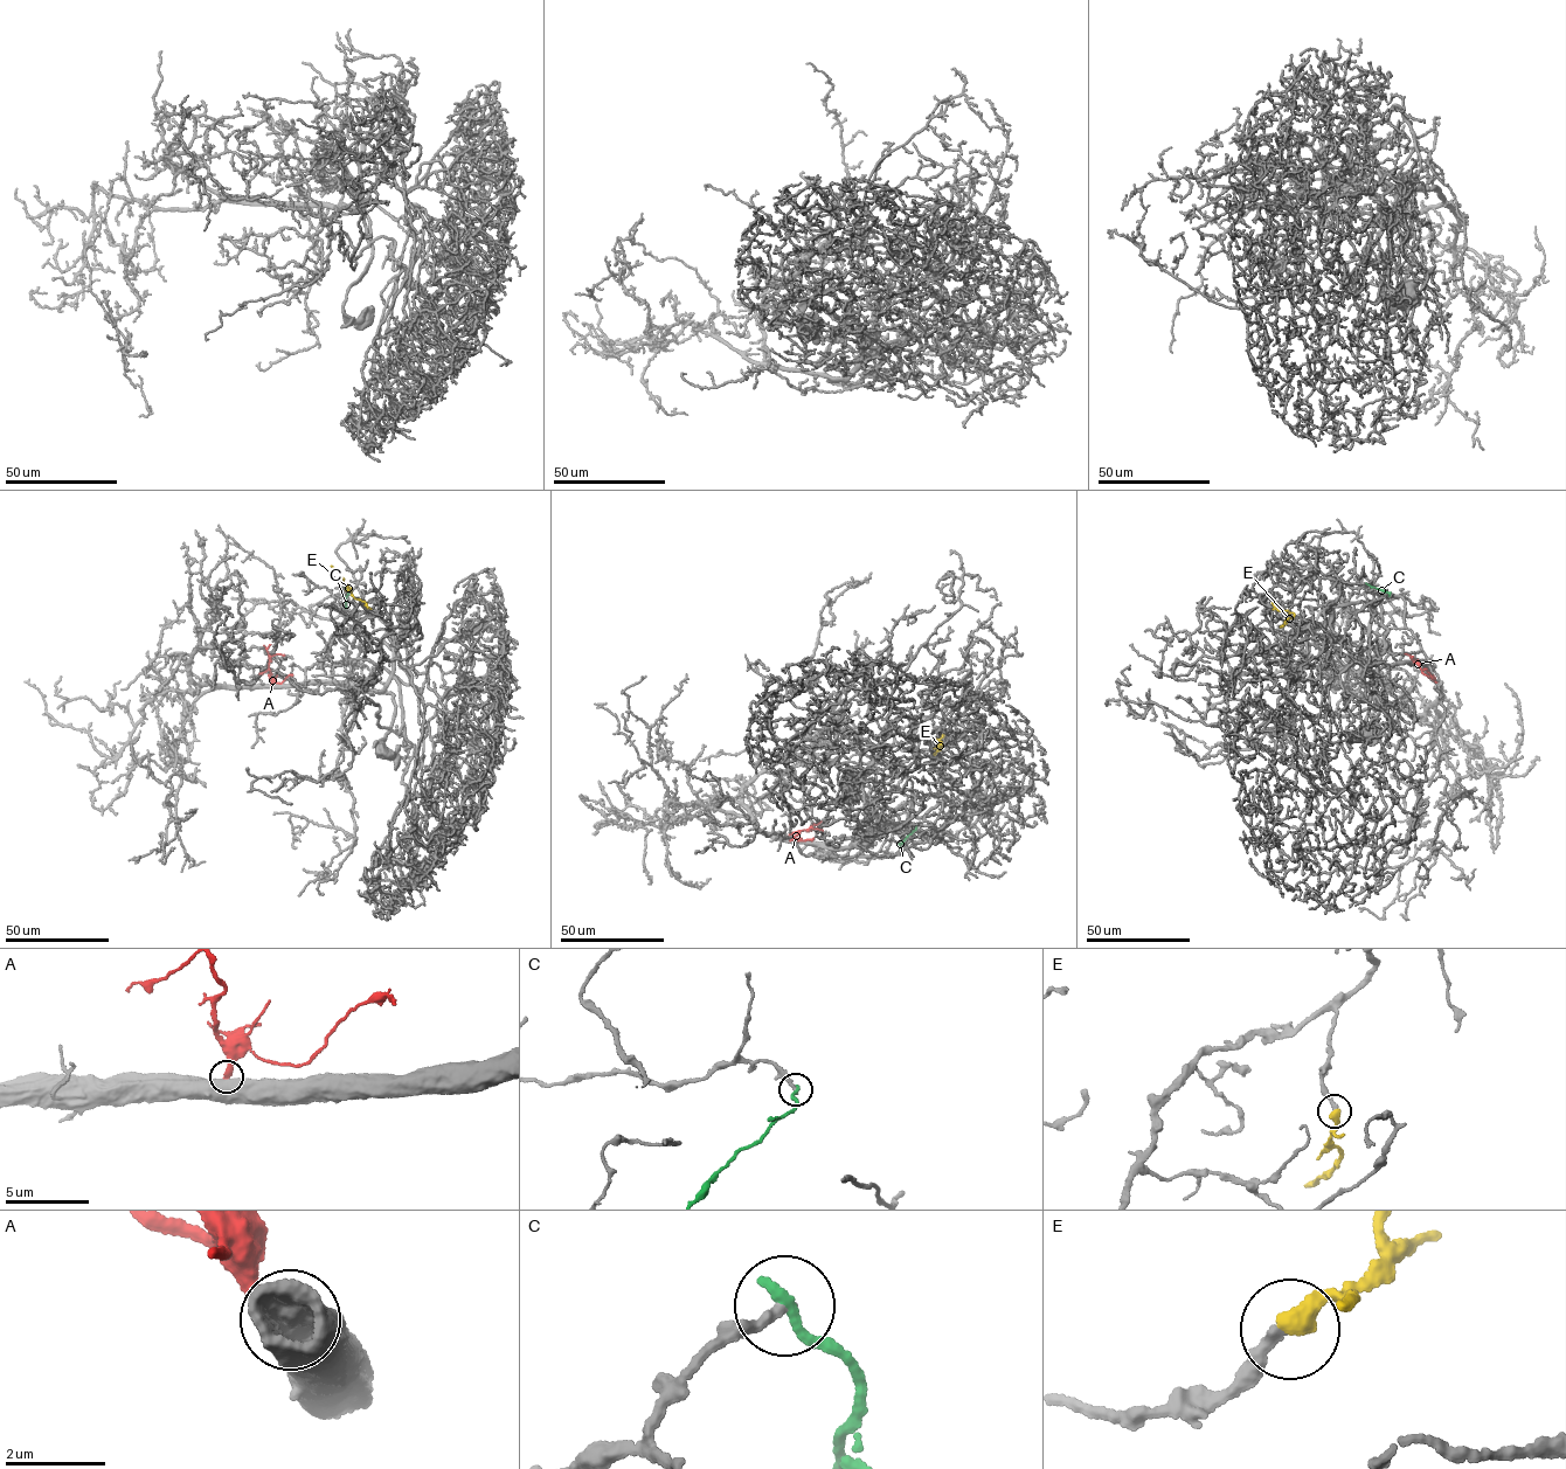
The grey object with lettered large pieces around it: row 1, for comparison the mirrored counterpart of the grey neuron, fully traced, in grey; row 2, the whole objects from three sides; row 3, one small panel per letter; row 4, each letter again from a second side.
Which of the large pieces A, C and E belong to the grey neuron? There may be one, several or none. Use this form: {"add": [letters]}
{"add": ["E"]}

